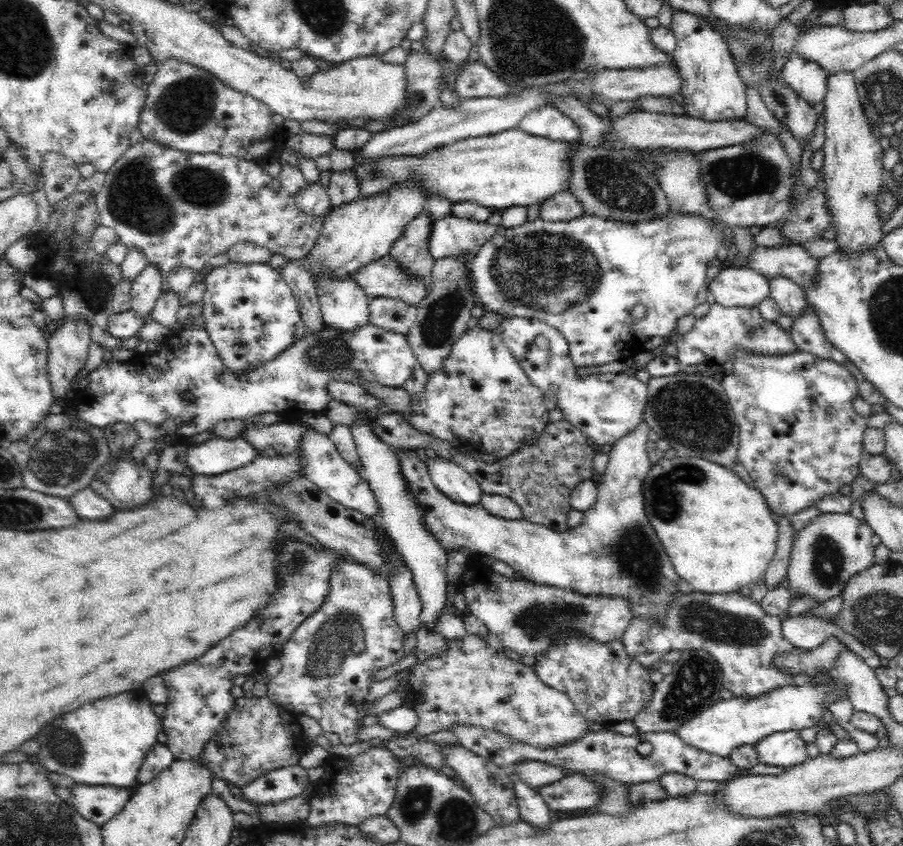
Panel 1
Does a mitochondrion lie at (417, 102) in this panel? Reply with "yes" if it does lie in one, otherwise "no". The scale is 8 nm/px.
yes

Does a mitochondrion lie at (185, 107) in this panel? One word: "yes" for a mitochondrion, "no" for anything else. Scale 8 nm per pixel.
yes

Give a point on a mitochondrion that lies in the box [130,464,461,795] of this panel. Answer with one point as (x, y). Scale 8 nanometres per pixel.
(340, 636)

